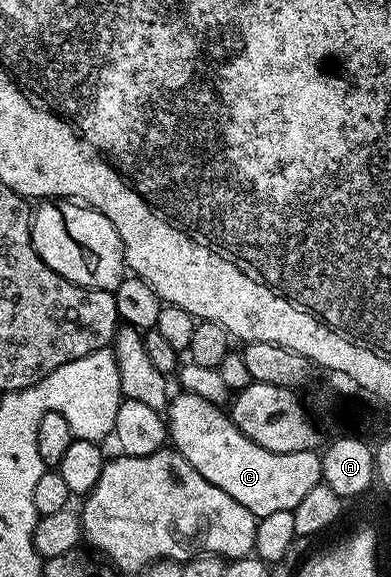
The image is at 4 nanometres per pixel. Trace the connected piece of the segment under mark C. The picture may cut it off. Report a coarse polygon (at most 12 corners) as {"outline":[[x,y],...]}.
{"outline":[[179,391],[175,452],[256,519],[321,484],[309,449],[265,451],[220,406]]}

